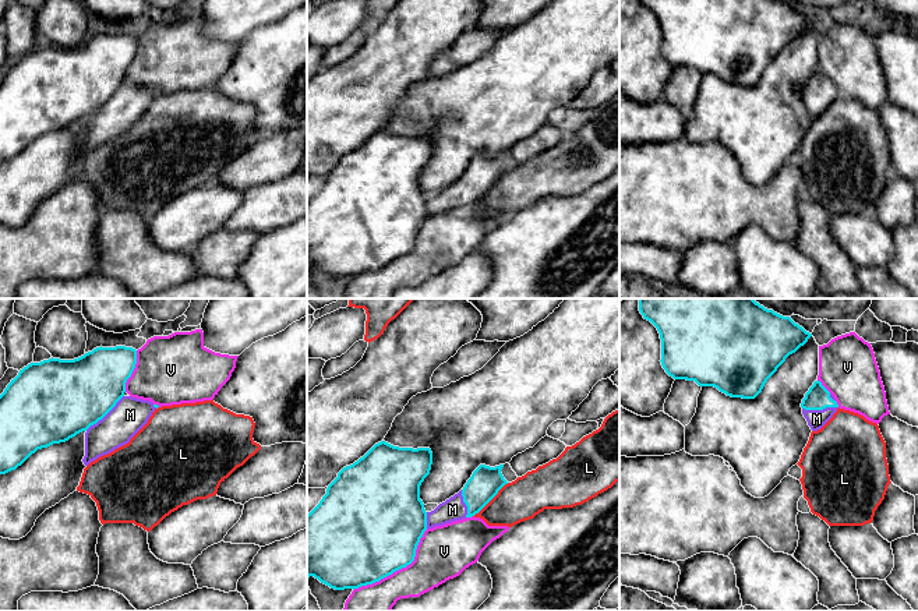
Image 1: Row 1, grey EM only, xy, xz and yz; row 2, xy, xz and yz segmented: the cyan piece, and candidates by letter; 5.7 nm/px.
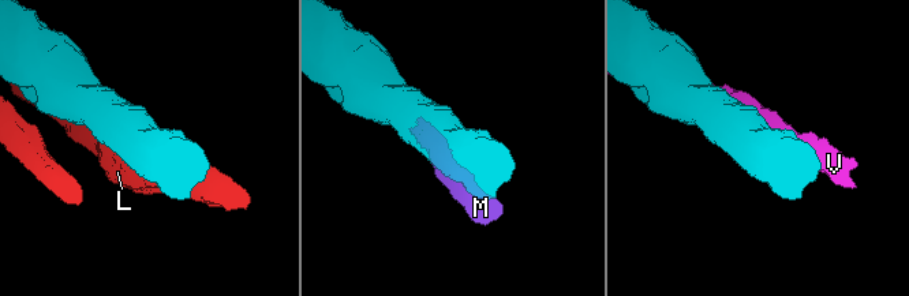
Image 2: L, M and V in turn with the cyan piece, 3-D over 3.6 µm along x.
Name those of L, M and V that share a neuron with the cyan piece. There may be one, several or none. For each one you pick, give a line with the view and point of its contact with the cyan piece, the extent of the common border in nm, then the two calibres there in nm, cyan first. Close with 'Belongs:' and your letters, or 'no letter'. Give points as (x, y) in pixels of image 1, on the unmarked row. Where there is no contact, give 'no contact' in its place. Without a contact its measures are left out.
M: meets cyan in xy at (105, 102); contact 300 nm long; 440 nm thick on the cyan side, 200 nm on the other
Belongs: M

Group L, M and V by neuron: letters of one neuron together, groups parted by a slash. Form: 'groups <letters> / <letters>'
groups L / M / V

